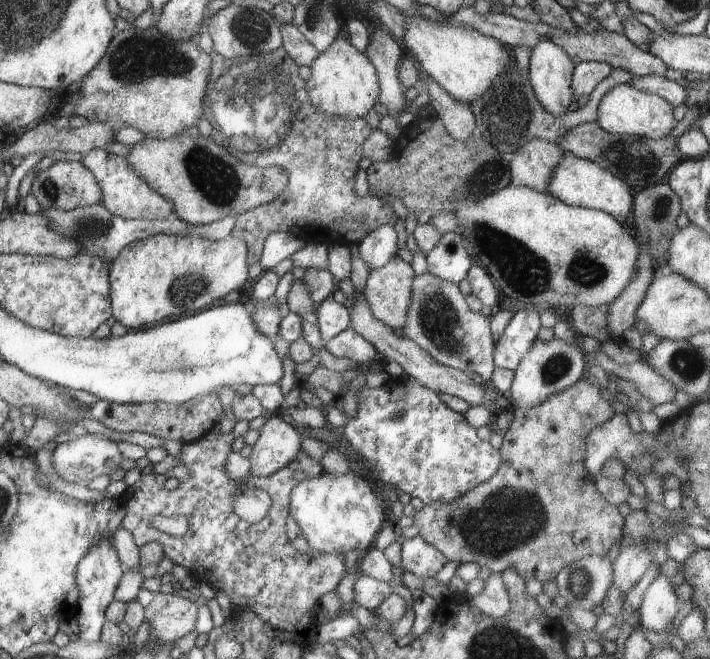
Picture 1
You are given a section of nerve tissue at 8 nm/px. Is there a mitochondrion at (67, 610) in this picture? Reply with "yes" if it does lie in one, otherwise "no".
no

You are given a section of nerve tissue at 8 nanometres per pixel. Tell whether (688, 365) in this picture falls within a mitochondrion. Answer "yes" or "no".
yes

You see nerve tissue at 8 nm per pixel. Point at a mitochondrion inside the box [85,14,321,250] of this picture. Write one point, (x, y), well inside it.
(160, 57)

